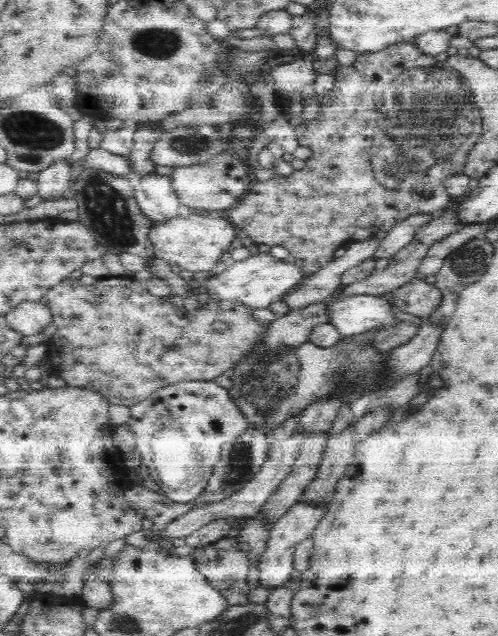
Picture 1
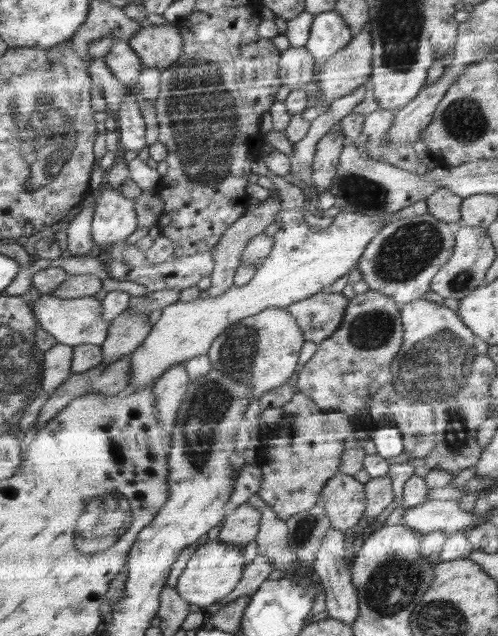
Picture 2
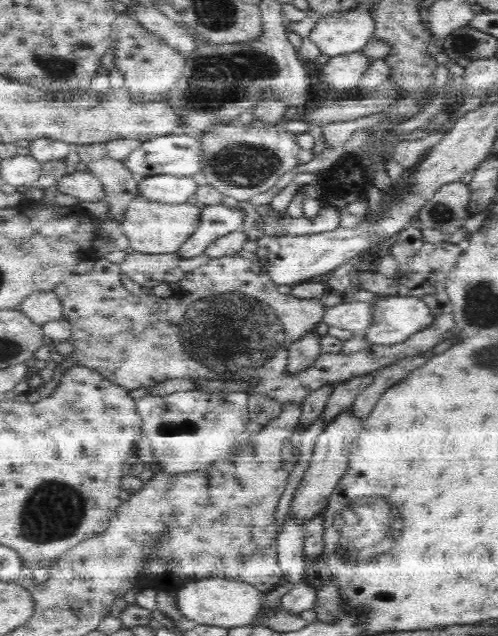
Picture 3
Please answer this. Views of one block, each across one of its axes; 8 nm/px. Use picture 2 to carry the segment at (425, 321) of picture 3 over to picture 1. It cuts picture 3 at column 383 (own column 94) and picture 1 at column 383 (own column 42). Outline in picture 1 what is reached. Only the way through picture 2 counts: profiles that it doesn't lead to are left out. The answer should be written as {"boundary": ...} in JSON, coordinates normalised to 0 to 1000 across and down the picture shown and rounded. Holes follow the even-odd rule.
{"boundary":[[[669,461],[647,472],[655,506],[687,528],[707,528],[743,516],[763,516],[793,506],[783,497],[783,480],[771,465]]]}

